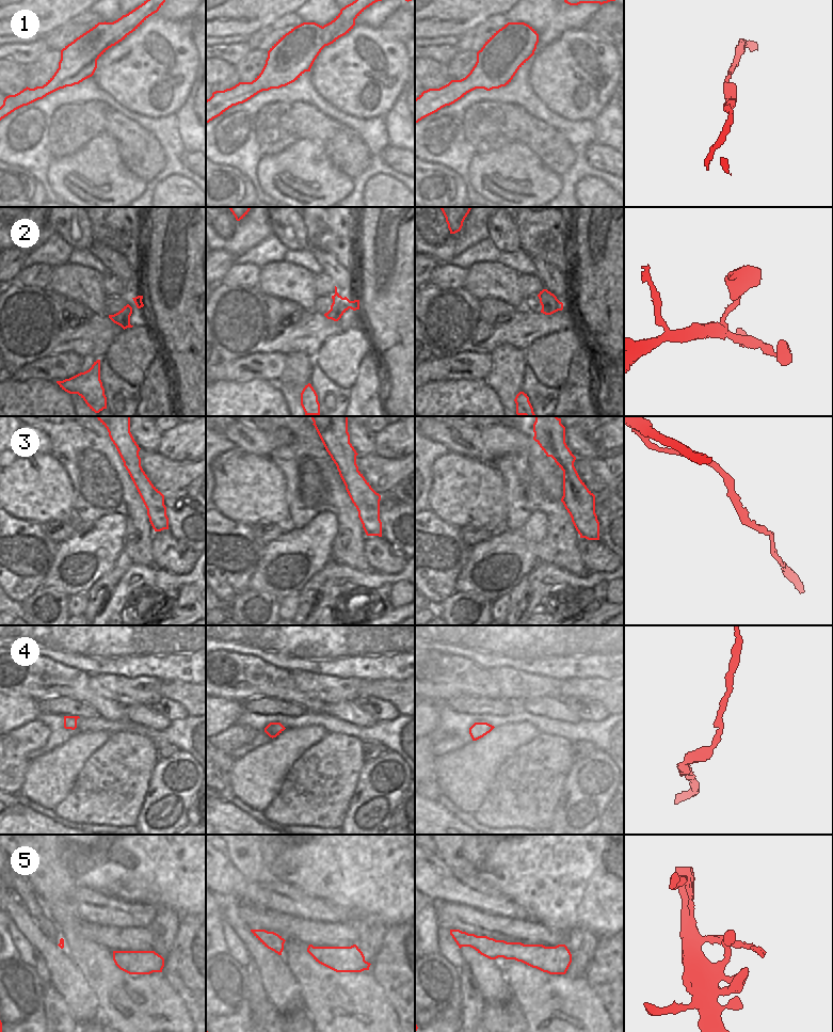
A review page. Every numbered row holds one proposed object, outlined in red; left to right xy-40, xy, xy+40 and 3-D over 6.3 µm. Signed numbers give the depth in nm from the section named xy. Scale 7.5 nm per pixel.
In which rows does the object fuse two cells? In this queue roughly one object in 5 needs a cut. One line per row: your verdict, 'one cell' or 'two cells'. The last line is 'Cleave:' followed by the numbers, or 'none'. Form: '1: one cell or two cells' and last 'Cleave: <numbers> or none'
1: one cell
2: one cell
3: one cell
4: one cell
5: two cells
Cleave: 5

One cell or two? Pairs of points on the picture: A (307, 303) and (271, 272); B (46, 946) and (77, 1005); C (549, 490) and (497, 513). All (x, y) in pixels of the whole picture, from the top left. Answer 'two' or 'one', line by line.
A: one
B: one
C: two

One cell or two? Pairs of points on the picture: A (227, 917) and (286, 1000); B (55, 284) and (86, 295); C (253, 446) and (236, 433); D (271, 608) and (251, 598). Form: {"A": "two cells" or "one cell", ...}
{"A": "one cell", "B": "one cell", "C": "one cell", "D": "one cell"}

